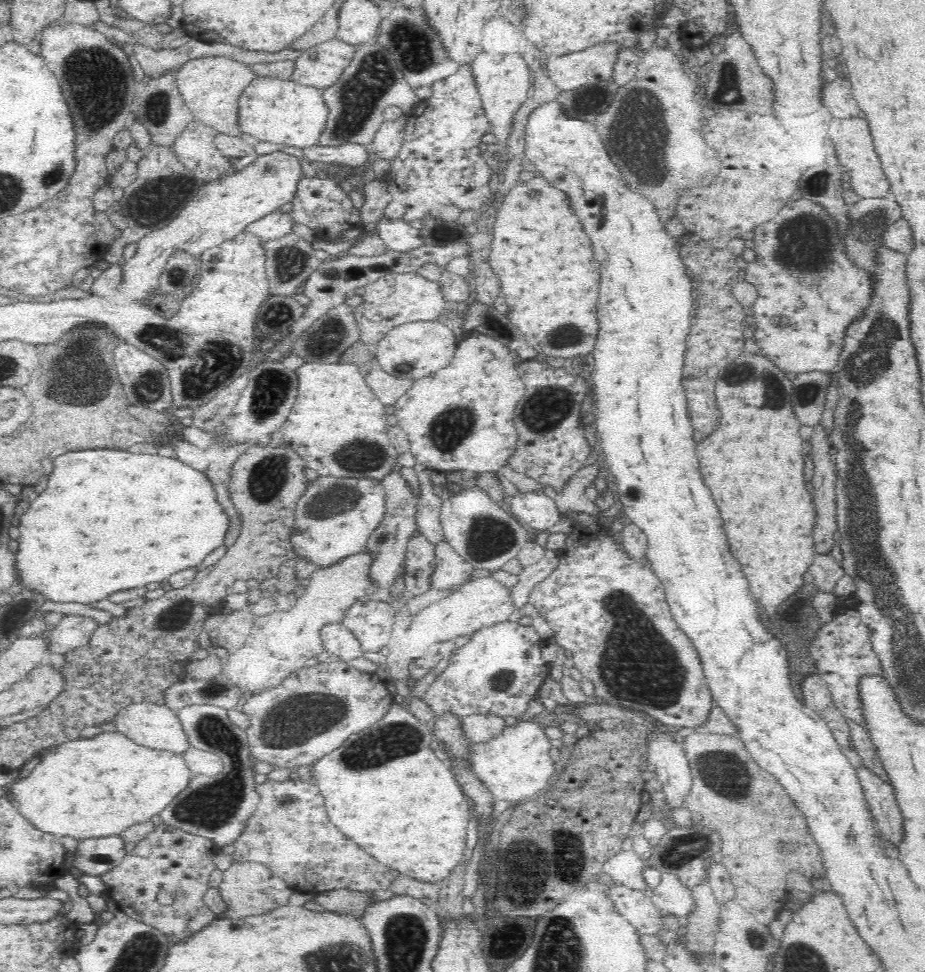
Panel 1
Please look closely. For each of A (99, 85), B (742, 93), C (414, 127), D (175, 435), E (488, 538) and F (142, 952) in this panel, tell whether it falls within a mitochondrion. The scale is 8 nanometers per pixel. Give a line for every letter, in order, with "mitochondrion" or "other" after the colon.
A: mitochondrion
B: mitochondrion
C: other
D: other
E: mitochondrion
F: mitochondrion

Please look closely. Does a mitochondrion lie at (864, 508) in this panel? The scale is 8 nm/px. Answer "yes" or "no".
yes

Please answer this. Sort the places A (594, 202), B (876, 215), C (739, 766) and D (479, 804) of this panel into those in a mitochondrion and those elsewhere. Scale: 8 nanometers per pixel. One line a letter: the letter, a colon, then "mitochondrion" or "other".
A: other
B: mitochondrion
C: mitochondrion
D: other

